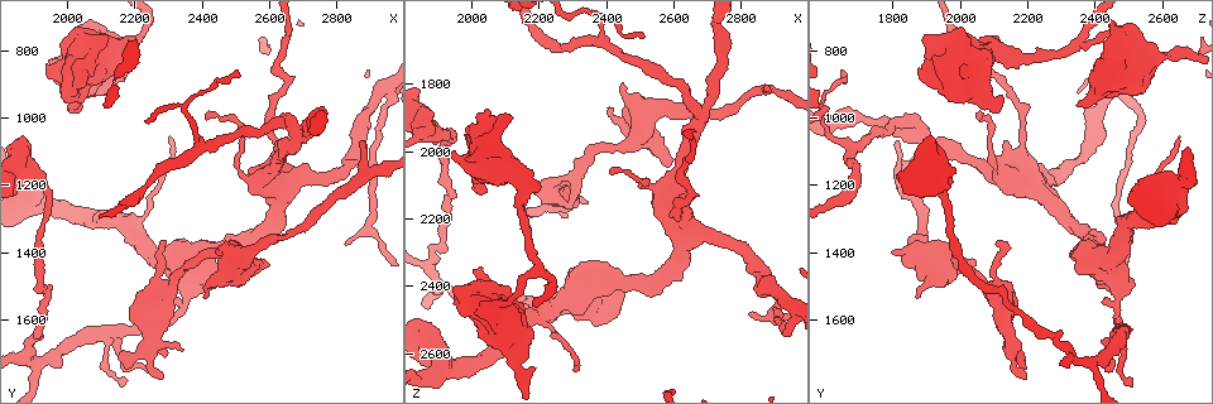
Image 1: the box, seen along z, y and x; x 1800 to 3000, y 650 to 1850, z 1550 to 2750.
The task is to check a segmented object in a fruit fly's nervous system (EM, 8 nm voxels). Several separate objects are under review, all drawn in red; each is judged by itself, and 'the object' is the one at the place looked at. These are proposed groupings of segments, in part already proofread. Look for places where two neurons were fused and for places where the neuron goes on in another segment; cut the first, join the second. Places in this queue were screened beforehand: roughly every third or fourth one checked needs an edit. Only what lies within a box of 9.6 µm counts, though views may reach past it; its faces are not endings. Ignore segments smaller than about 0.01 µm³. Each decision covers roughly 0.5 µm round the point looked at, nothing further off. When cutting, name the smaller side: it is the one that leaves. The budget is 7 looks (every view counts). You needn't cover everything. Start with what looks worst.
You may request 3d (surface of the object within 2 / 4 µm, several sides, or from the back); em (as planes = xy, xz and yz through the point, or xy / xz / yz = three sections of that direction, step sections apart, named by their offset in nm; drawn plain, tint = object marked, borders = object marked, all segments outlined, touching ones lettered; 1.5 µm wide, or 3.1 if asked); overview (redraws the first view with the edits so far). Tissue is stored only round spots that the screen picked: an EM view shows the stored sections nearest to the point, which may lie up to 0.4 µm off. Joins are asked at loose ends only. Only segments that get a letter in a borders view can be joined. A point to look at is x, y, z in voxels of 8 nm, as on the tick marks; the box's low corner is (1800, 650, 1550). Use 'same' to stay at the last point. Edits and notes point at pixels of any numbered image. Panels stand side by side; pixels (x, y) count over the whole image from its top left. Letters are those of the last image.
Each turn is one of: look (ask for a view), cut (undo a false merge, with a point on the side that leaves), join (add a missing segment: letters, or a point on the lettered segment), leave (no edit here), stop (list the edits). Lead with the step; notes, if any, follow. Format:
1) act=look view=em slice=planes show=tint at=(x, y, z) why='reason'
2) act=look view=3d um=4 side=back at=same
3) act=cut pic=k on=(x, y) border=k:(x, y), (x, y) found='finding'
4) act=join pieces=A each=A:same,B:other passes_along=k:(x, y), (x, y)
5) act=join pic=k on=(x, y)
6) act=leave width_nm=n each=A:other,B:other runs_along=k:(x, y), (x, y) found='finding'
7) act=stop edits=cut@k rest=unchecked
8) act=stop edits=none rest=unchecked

act=look view=em slice=planes show=borders at=(2030, 970, 2340) why='free end'

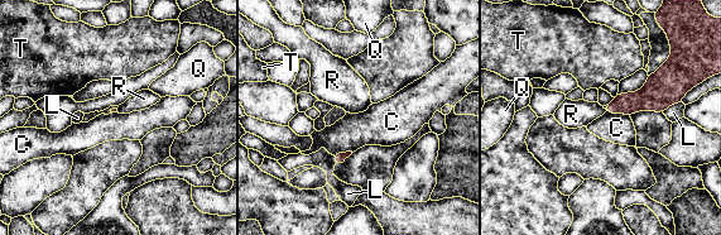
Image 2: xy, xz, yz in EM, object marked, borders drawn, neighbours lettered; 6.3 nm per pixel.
act=leave each=C:other,L:other,Q:other,R:other,T:other border=2:(605, 111), (629, 116) found='none of them fits'

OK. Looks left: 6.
act=look view=3d um=4 at=(2140, 820, 2600) why='thick turns thin'

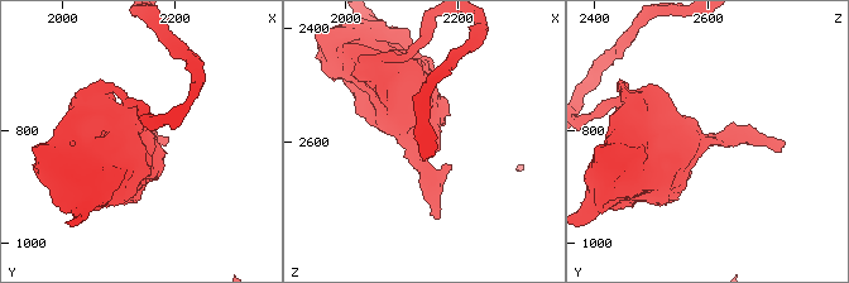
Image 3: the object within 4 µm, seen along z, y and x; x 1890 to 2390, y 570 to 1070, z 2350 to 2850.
act=look view=em slice=xy step=8 show=tint at=same why='need the tissue'

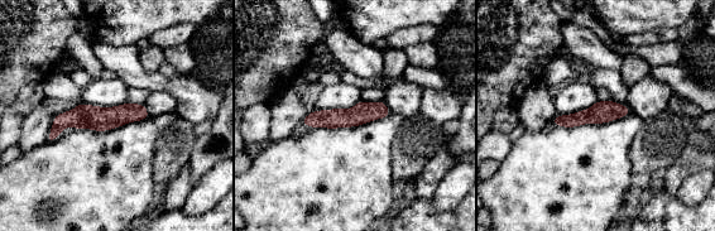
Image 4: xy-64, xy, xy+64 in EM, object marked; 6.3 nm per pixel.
act=look view=em slice=planes show=borders at=same

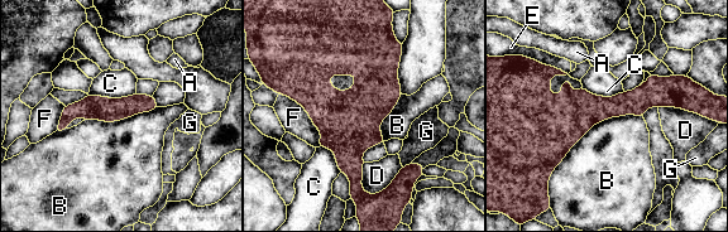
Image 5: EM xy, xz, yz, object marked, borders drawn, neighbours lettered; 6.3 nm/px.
act=leave each=A:other,B:other,C:other,D:other,E:other,F:other,G:other runs_along=5:(531, 105), (683, 106) found='continuous, no second neuron'

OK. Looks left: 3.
act=look view=em slice=planes show=tint at=(1920, 1230, 2620) why='branch point'

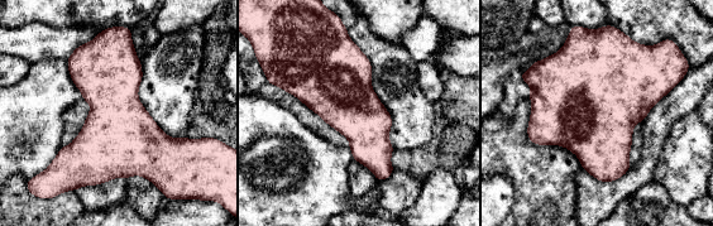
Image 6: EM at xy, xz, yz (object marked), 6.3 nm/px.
act=look view=em slice=planes show=borders at=same why='what lies round it'

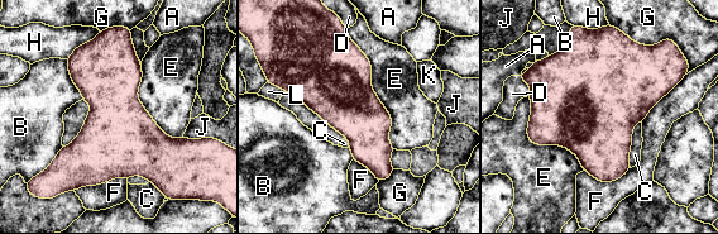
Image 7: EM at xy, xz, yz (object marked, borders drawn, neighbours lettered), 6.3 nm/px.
act=leave width_nm=400 each=A:other,B:other,C:other,D:other,E:other,F:other,G:other,H:other,J:other,K:other,L:other border=7:(346, 28), (371, 63), (395, 148) found='all the same neuron'

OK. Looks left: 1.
act=stop edits=none rest=unchecked

